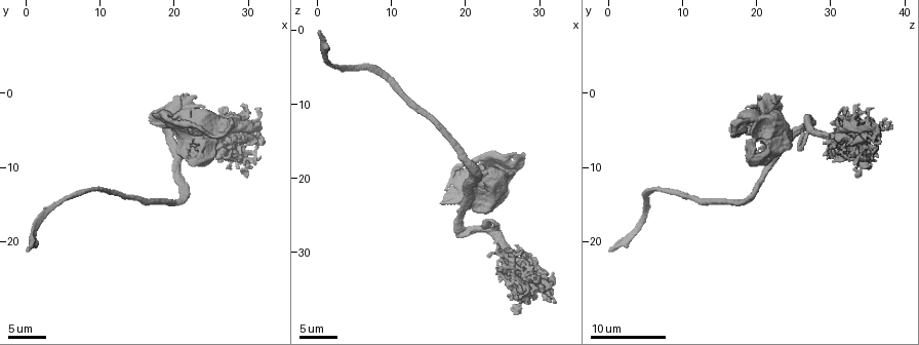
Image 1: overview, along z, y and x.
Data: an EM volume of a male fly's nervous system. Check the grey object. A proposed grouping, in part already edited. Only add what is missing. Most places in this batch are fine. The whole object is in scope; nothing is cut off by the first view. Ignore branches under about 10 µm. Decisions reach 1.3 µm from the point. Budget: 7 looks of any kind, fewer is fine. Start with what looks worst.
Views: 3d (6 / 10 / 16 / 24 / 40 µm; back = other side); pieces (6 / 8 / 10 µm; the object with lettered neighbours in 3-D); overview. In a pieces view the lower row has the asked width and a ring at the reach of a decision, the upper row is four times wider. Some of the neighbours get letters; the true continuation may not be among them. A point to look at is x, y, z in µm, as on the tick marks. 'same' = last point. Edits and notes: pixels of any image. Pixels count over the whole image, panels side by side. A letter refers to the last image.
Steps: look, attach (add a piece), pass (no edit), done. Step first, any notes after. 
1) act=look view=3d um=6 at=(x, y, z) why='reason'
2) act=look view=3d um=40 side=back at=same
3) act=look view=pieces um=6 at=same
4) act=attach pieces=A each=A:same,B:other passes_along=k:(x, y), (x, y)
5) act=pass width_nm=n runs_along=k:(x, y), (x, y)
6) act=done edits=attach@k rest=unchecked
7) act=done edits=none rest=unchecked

act=look view=3d um=6 at=(0.0, 21.5, 0.0) why='an open end'

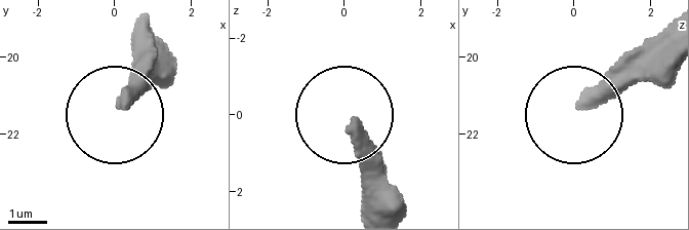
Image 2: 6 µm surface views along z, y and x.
act=look view=pieces um=8 at=(0.35, 21.20, 0.20)

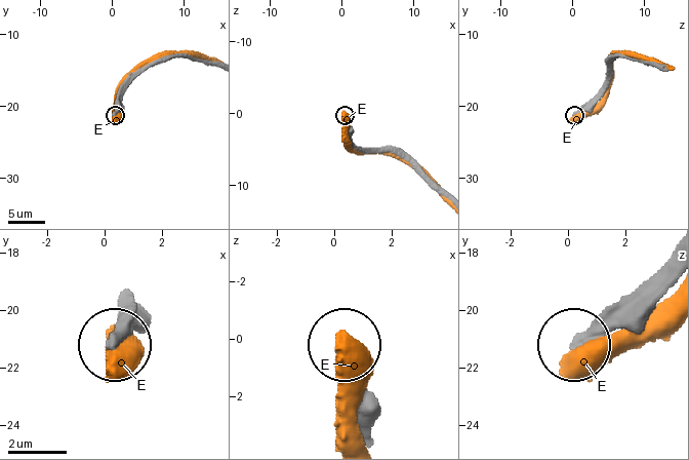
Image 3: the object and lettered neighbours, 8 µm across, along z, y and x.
act=pass each=E:other runs_along=3:(671, 254), (577, 340) found='none of them fits'

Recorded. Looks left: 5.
act=look view=pieces um=6 at=(31.5, 2.0, 36.0) why='end of a long branch'

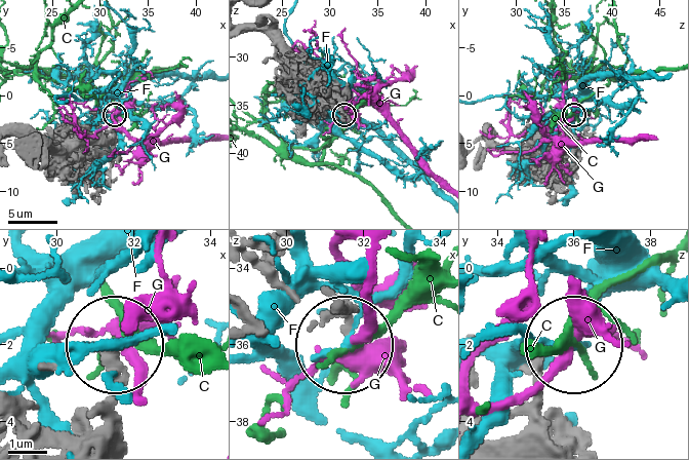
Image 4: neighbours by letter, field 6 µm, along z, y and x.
act=pass each=C:other,F:other,G:other found='no lettered piece goes on from it'

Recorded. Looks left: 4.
act=look view=3d um=6 at=(30.0, 11.0, 33.5) why='an open end'

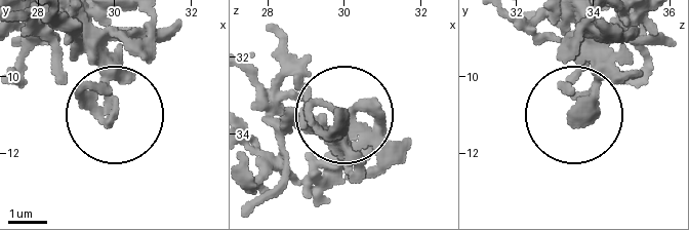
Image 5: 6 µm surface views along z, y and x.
act=look view=pieces um=8 at=(29.95, 11.05, 33.50)

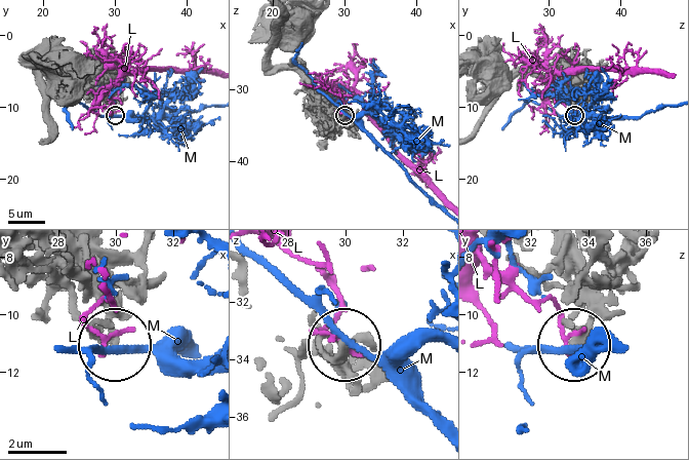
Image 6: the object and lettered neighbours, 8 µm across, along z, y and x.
act=pass each=L:other,M:other found='none of them fits'

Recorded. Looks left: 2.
act=look view=pieces um=8 at=(32.0, 6.5, 36.5) why='branch stops here'

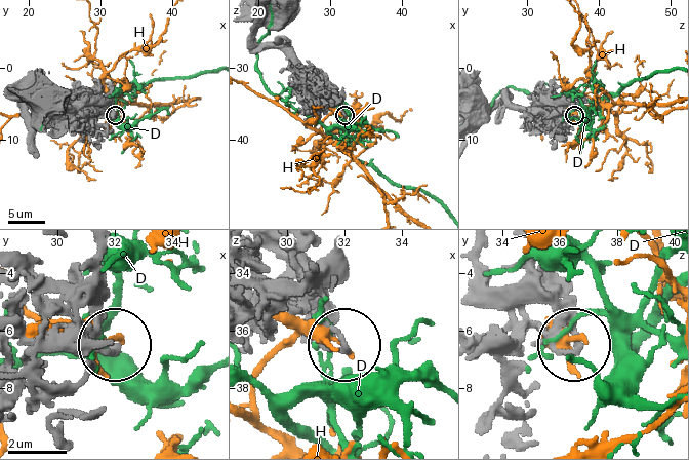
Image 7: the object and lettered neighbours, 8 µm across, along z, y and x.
act=pass each=D:other,H:other runs_along=7:(42, 338), (116, 348) found='no lettered piece goes on from it'

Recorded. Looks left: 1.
act=done edits=none rest=unchecked

